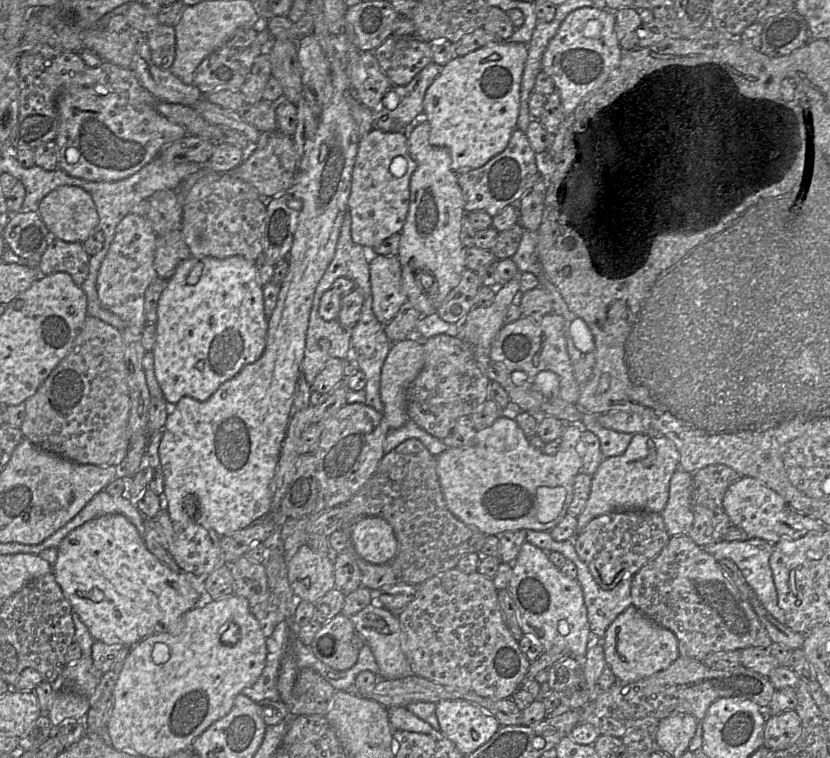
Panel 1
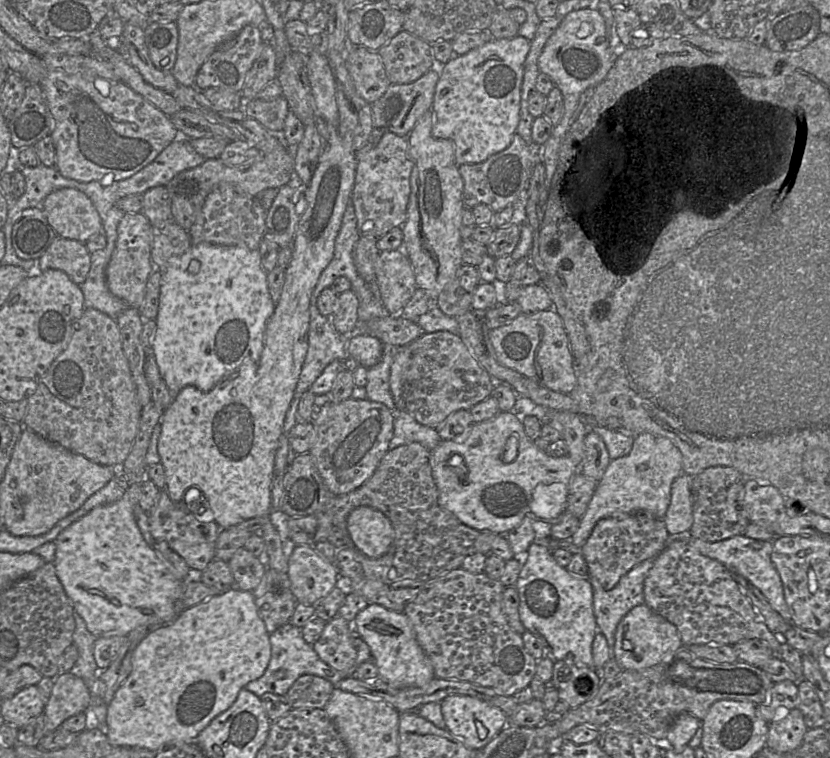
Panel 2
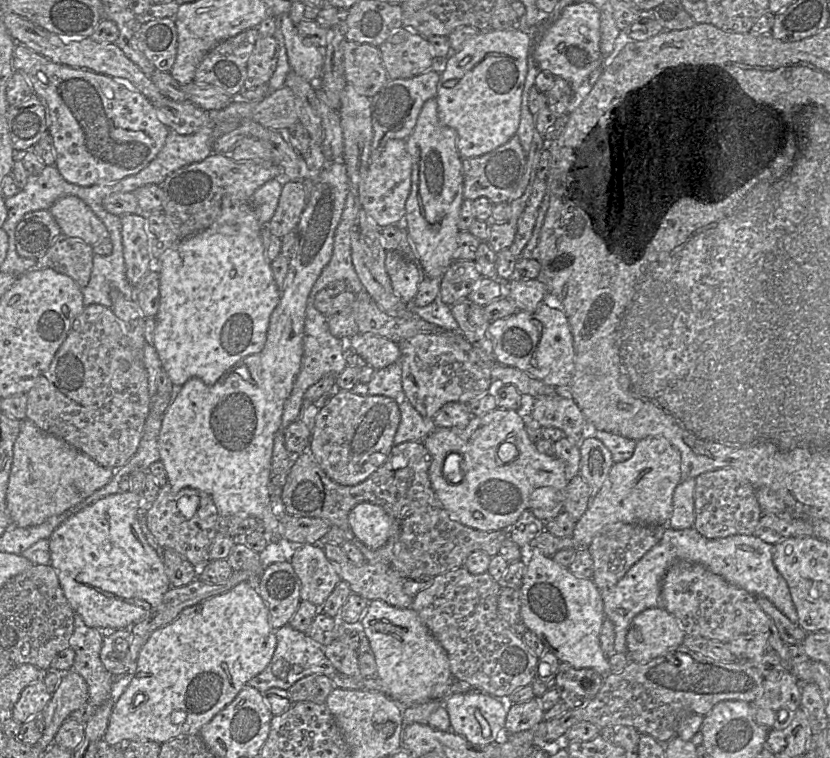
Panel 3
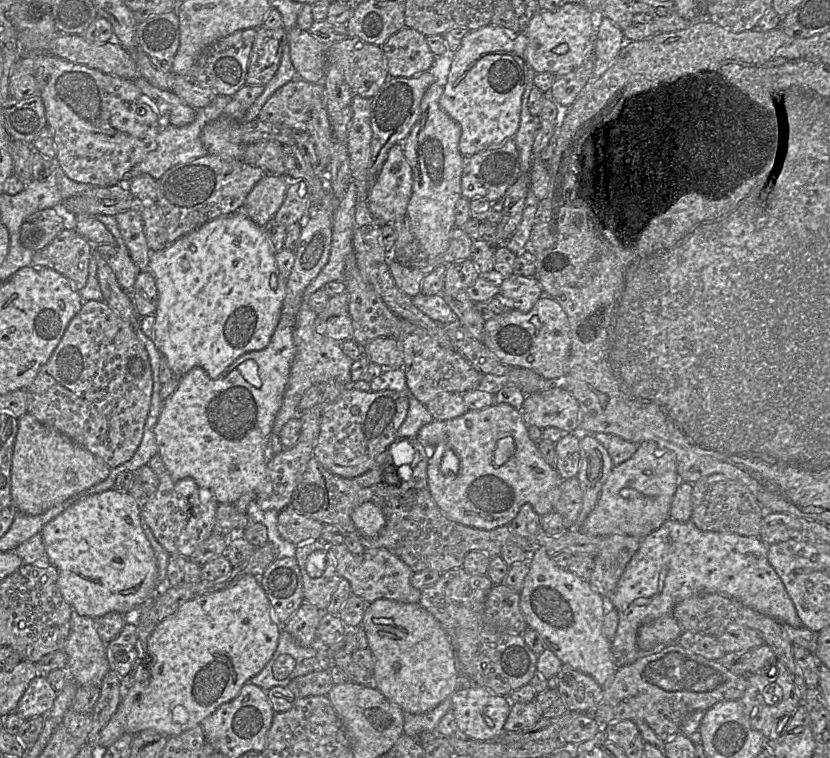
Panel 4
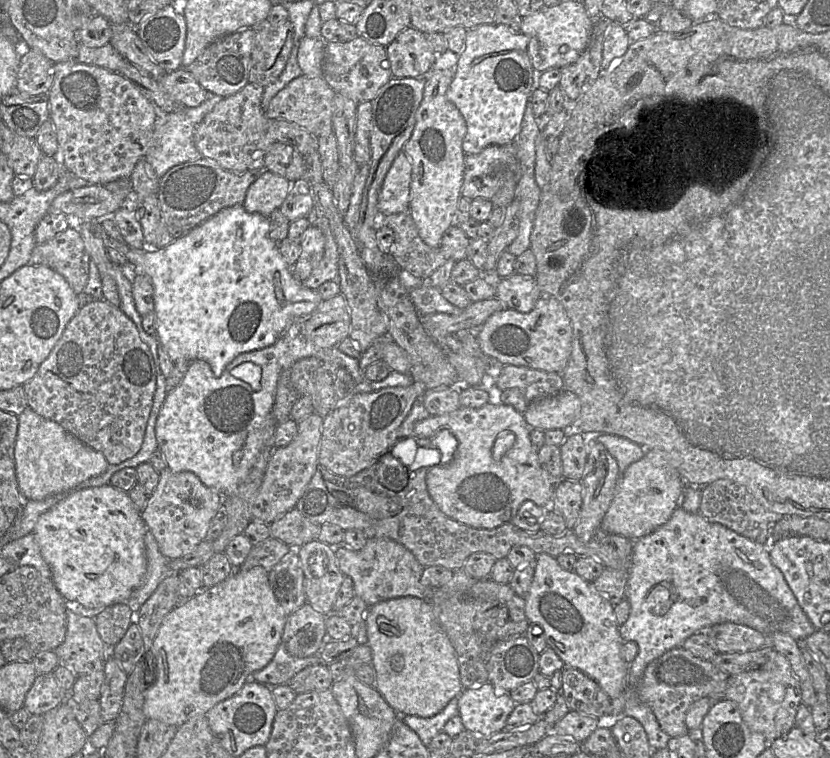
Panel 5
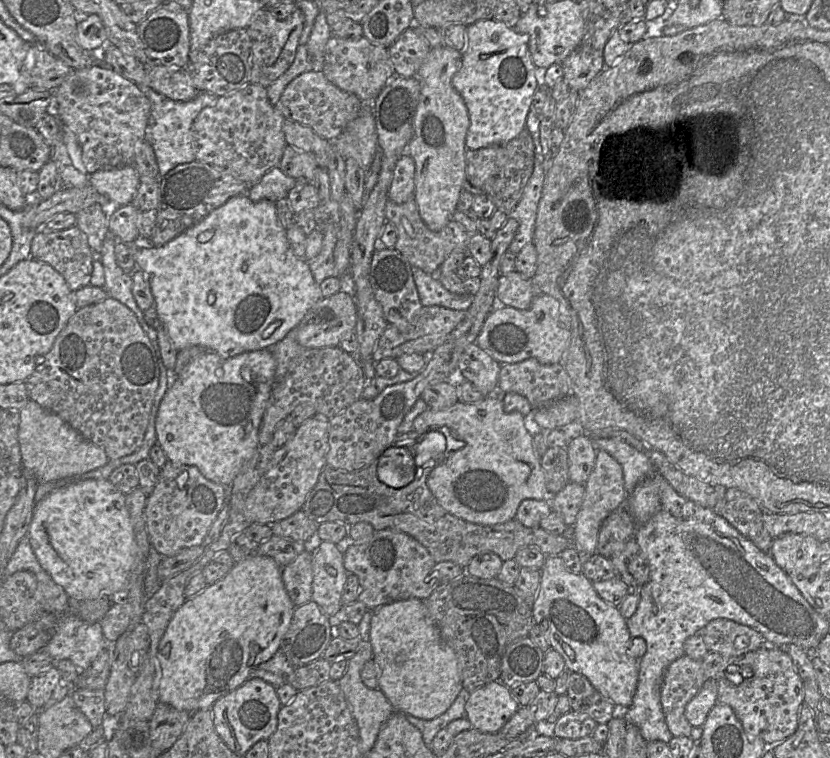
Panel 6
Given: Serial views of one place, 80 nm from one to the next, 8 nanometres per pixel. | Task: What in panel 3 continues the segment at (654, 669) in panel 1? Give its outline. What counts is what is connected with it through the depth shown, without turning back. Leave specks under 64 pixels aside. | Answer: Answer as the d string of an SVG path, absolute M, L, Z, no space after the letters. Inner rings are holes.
M661 606L636 615L626 635L630 661L647 663L682 644L686 633L679 621Z

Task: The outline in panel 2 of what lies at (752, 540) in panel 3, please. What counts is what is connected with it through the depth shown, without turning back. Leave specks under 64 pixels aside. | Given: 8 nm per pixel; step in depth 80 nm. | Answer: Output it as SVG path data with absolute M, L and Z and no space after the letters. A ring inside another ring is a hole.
M743 534L735 535L718 542L707 542L691 536L687 538L687 541L701 555L720 562L732 574L738 574L744 577L763 594L773 610L786 622L791 621L791 615L784 600L783 585L780 576L771 562L772 541L755 540ZM654 558L639 563L623 575L612 590L604 590L596 578L588 576L593 589L593 612L598 631L605 636L611 650L611 657L612 649L615 644L615 631L618 623L632 608L644 604L644 580L647 573L652 568L653 563Z

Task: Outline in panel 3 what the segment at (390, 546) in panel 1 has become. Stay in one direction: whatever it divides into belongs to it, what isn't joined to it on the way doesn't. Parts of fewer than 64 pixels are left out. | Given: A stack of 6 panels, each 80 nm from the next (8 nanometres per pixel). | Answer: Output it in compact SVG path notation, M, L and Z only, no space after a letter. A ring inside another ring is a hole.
M362 502L350 511L348 520L355 536L371 550L382 547L390 536L390 517L379 505Z

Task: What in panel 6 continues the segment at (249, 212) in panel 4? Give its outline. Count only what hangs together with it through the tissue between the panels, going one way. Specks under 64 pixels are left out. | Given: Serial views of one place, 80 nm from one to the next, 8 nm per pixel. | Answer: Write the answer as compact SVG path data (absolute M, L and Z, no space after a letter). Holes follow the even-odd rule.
M277 166L268 170L258 182L252 184L247 189L246 194L253 202L269 200L276 203L287 196L294 187L295 181Z

